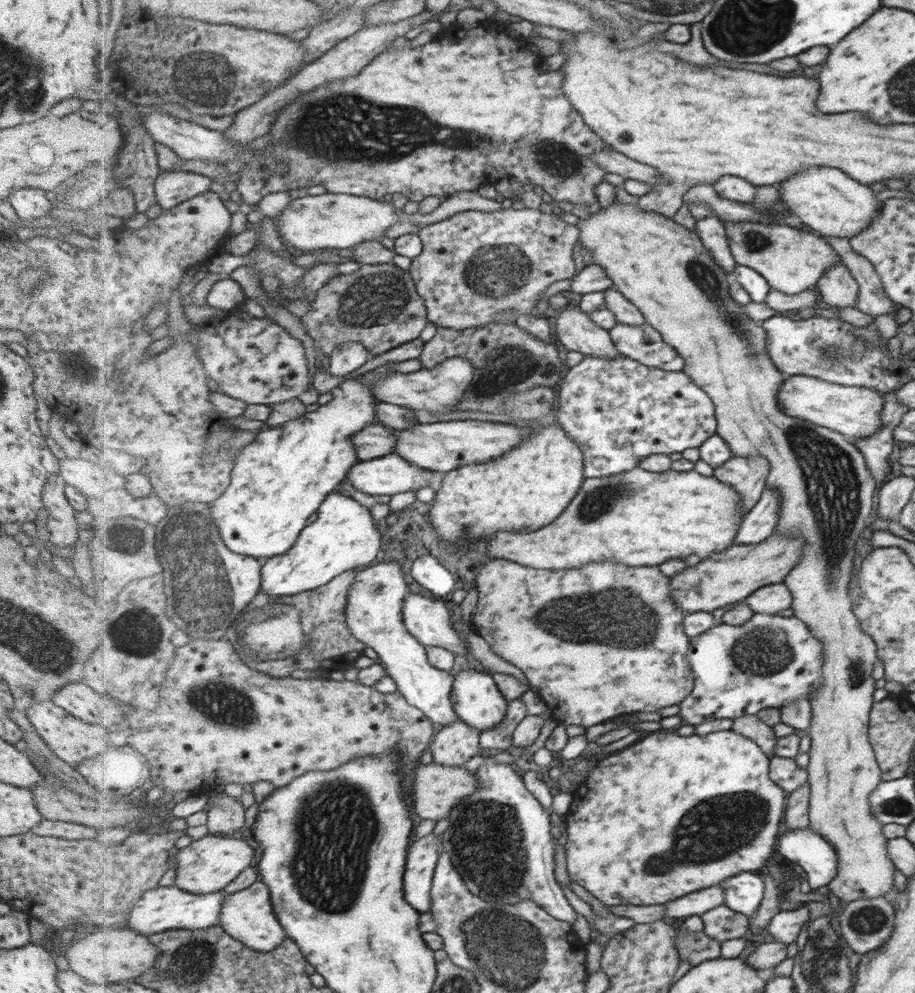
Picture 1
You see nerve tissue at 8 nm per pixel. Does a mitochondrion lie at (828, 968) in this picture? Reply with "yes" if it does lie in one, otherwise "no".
yes

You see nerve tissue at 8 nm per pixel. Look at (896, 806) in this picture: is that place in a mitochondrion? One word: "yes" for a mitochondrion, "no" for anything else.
yes

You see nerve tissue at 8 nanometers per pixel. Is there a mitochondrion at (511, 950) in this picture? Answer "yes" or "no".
yes

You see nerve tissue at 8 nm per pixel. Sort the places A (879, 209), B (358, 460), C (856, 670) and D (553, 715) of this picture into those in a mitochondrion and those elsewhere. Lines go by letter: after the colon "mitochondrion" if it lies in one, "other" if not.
A: other
B: other
C: mitochondrion
D: other

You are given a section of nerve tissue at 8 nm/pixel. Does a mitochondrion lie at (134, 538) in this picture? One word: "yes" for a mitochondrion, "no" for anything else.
yes

